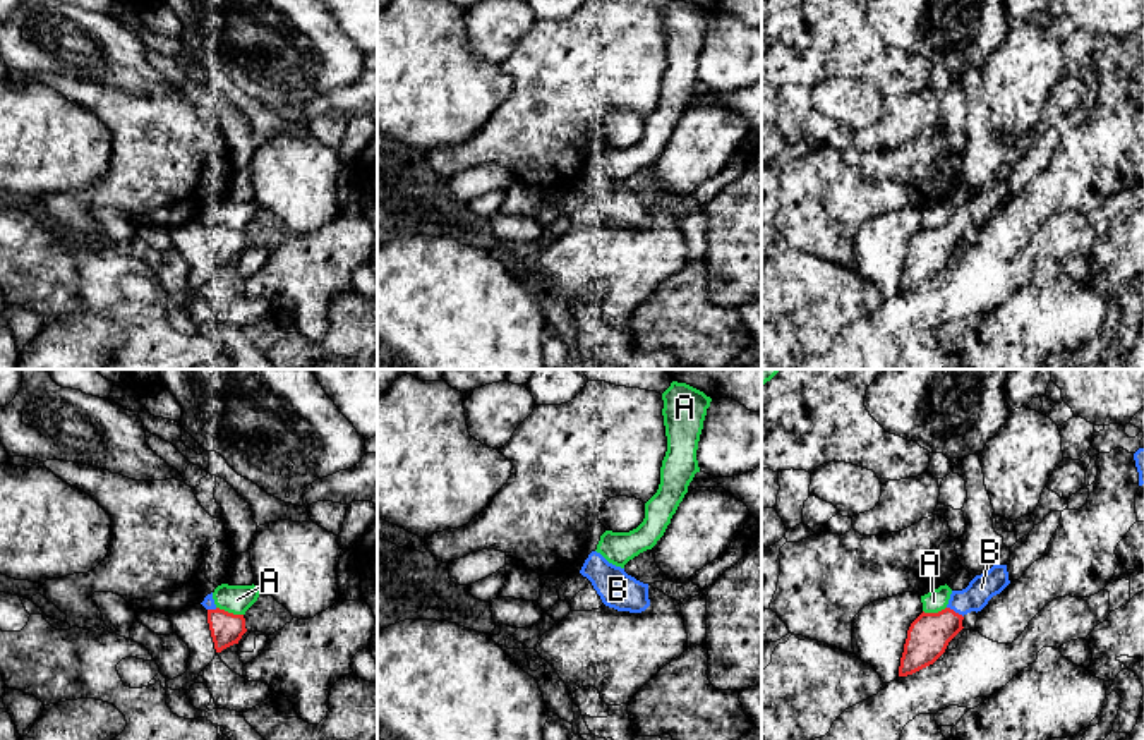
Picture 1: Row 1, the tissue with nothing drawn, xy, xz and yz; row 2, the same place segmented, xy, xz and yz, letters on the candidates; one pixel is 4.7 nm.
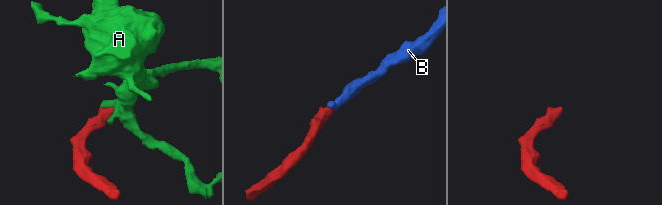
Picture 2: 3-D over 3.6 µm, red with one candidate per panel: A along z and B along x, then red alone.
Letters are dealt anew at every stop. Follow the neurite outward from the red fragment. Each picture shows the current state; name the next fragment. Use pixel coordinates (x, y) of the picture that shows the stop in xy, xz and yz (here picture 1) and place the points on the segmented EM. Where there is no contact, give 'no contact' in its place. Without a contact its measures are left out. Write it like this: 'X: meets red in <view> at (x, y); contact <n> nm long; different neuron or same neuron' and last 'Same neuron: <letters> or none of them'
A: meets red in xy at (230, 613); contact 130 nm long; different neuron
B: meets red in yz at (954, 612); contact 90 nm long; same neuron
Same neuron: B

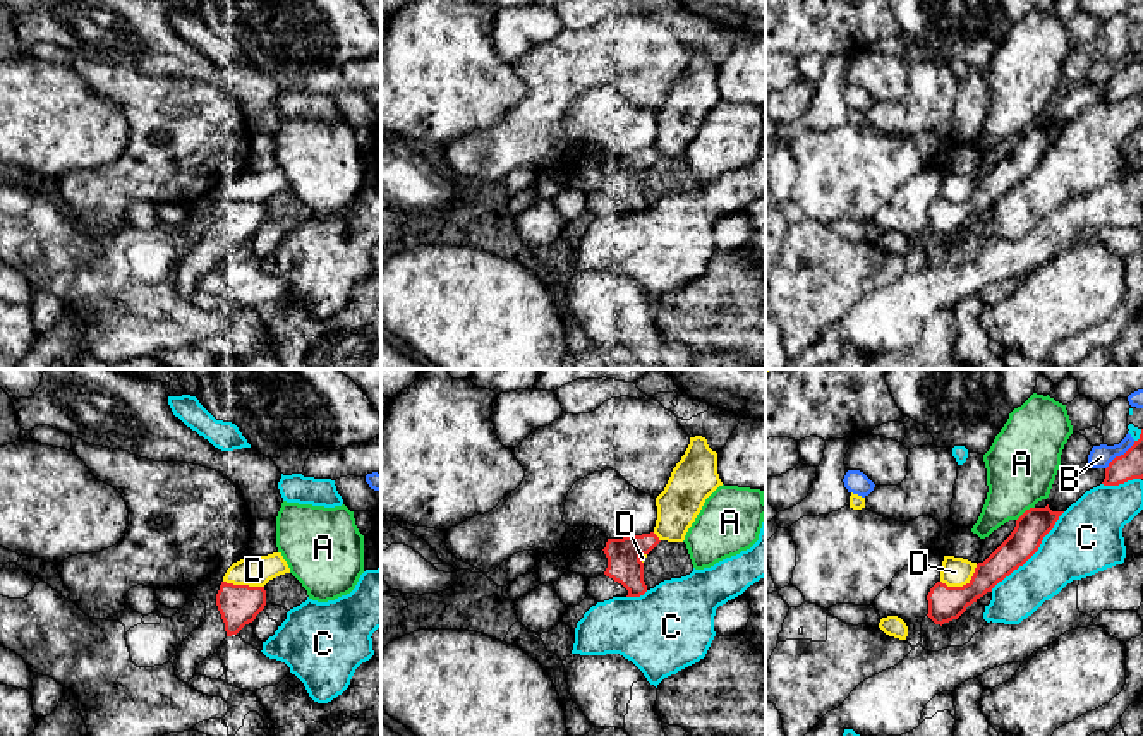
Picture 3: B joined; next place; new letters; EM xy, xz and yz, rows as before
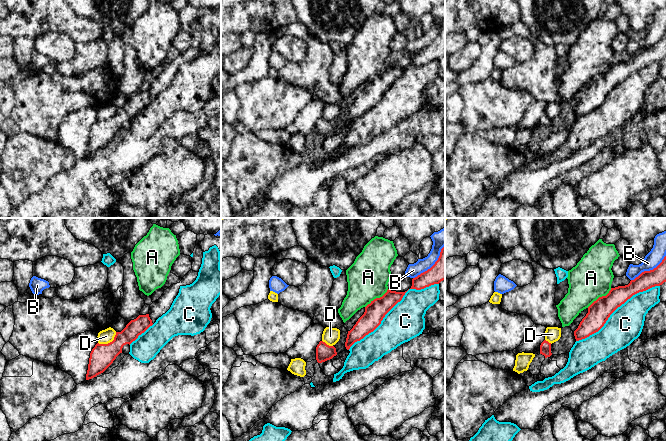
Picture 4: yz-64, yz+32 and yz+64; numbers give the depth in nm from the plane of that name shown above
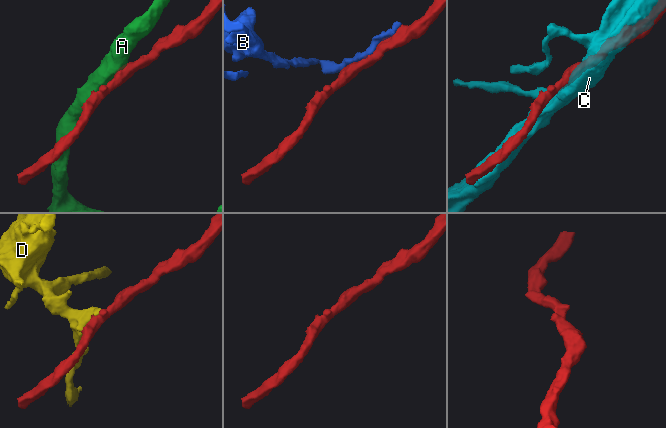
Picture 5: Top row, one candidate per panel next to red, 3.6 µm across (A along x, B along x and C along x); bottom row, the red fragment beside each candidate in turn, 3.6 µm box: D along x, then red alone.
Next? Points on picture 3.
A: meets red in yz at (1025, 512); contact 110 nm long; different neuron
B: meets red in yz at (1121, 455); contact 190 nm long; different neuron
C: meets red in yz at (1032, 555); contact 500 nm long; different neuron
D: meets red in yz at (963, 585); contact 190 nm long; different neuron
Same neuron: none of them

